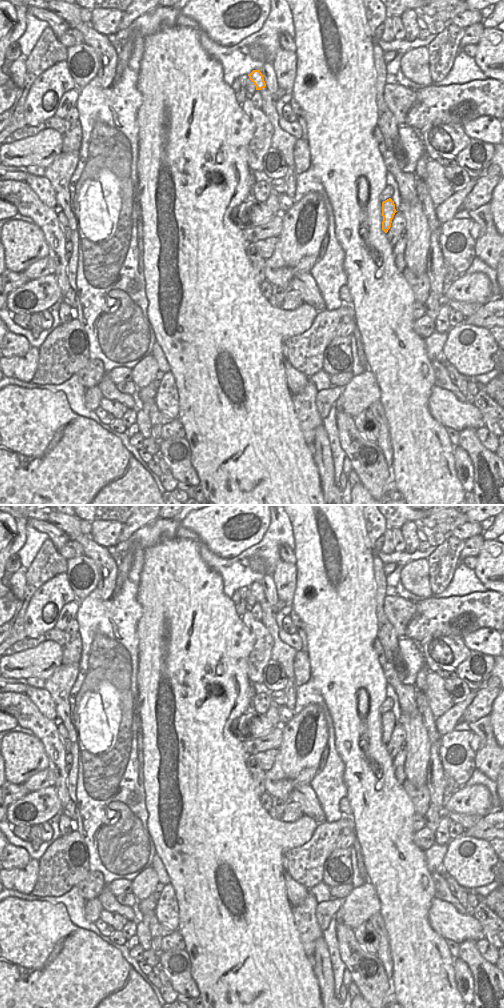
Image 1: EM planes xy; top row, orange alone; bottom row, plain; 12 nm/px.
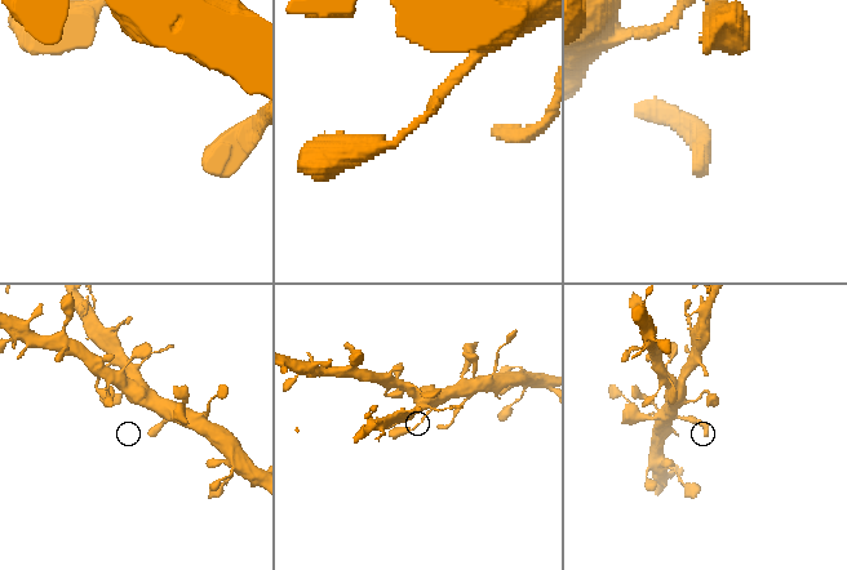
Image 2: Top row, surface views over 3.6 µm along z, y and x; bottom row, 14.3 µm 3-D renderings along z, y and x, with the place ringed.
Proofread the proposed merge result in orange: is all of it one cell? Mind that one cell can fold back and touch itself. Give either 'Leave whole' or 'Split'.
Leave whole.

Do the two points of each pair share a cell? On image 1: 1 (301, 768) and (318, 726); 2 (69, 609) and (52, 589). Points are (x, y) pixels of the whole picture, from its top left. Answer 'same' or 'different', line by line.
1: same
2: different

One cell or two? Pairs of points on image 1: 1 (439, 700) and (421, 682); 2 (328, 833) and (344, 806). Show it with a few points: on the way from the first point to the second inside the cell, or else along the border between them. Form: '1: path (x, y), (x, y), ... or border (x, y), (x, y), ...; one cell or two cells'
1: border (430, 671), (427, 675), (426, 695); two cells
2: border (344, 814), (351, 817); two cells

